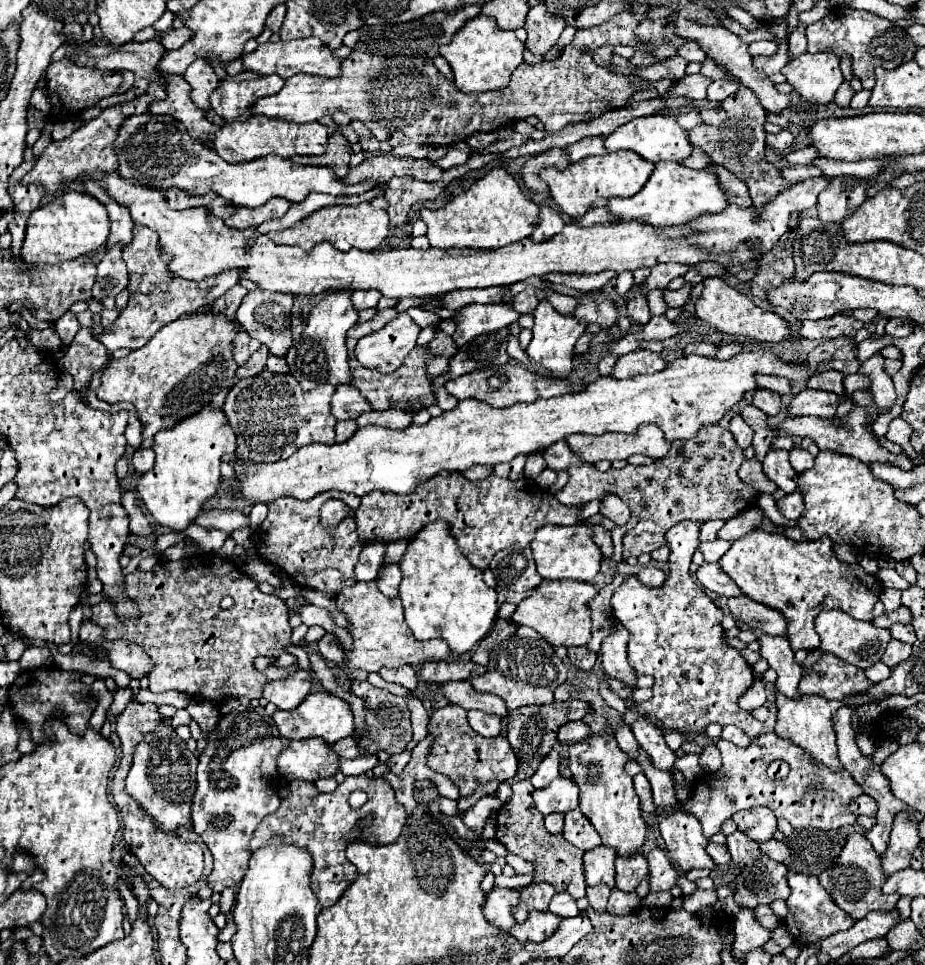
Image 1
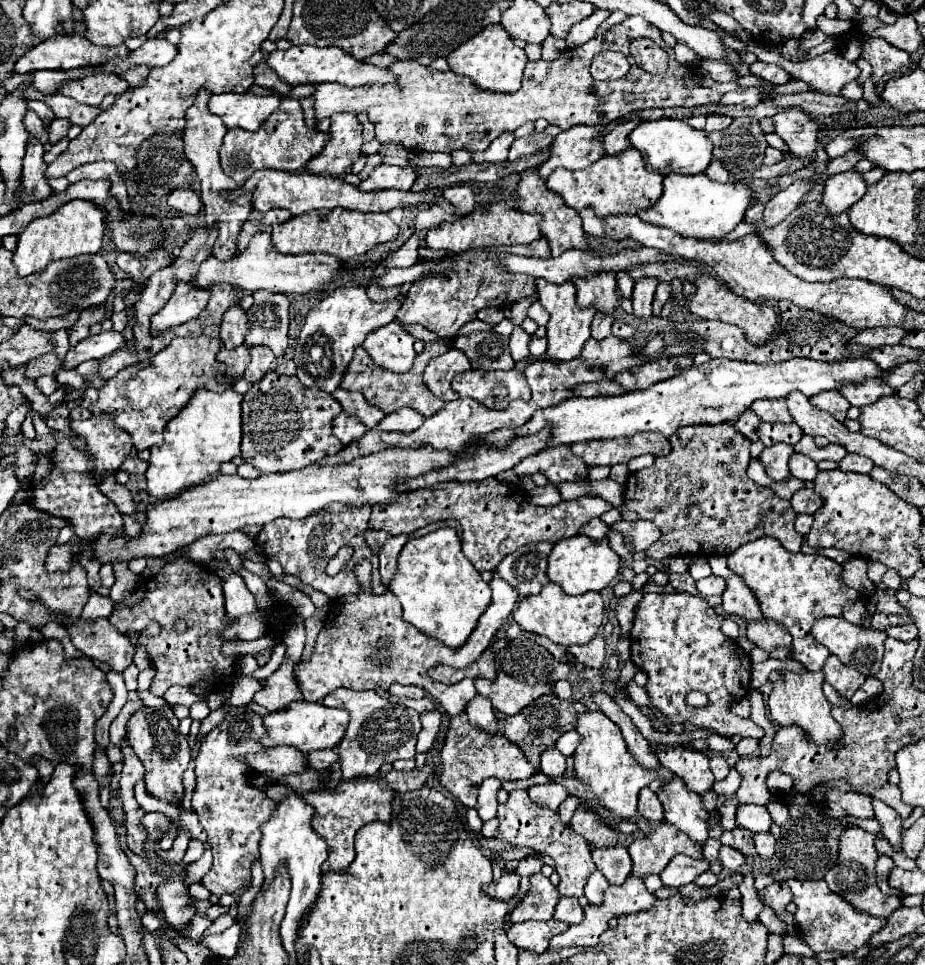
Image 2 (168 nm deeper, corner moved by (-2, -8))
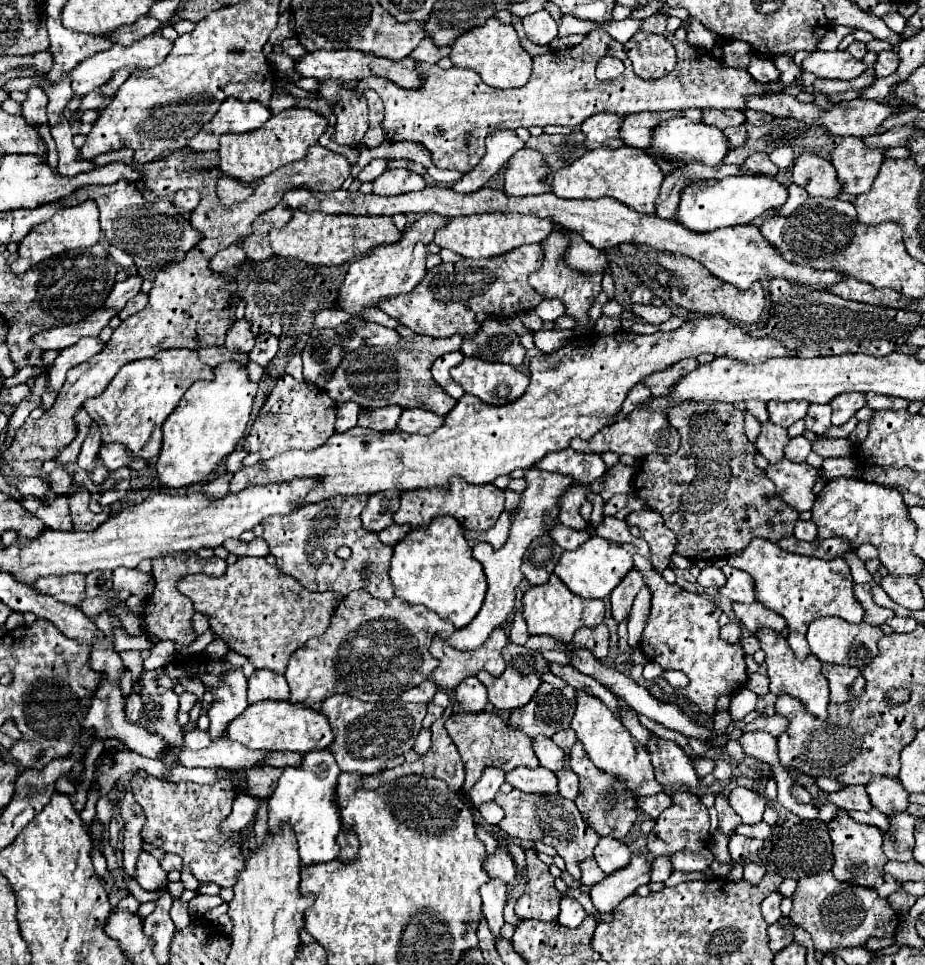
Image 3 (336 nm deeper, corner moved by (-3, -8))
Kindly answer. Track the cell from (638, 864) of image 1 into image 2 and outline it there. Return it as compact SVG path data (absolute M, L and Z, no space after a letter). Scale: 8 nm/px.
M661 823L649 837L635 839L629 845L629 855L633 861L631 875L633 877L645 877L645 875L659 875L665 865L671 861L673 855L683 853L693 859L703 859L701 849L685 837L677 827Z

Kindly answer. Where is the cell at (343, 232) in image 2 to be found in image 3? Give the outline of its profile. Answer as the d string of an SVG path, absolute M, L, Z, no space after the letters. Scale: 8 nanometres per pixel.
M294 211L290 223L282 229L272 229L268 241L276 255L292 257L312 265L342 265L356 259L376 245L390 245L402 239L392 217L350 217L350 215L326 215L326 213L304 213Z

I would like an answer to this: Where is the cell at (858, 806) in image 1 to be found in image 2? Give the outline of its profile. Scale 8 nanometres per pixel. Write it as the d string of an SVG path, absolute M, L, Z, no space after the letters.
M841 791L837 795L837 803L847 811L847 815L851 817L859 817L859 819L873 819L873 799L867 795L859 795L859 793L847 793Z

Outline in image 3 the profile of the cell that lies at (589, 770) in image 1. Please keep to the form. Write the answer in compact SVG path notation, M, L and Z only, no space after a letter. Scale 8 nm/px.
M576 691L576 713L572 717L570 727L576 731L576 737L584 743L584 749L590 761L602 771L624 779L628 791L634 797L654 795L654 793L664 791L662 785L658 785L654 777L654 767L650 763L650 753L646 751L646 747L630 735L630 731L622 725L616 713L610 707L606 707L602 701L598 701L598 697Z

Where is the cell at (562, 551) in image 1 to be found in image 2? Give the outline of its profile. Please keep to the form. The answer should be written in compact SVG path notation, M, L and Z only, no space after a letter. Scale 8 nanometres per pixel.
M577 535L577 537L567 537L565 541L557 541L549 553L547 577L569 595L601 591L613 581L617 571L619 571L619 555L609 547L609 543L607 541L597 543L587 535Z

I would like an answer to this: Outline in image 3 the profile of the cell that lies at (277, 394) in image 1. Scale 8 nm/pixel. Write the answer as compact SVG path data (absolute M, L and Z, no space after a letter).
M282 375L272 395L260 409L242 447L250 453L258 453L260 459L270 459L290 449L310 451L324 445L334 435L334 421L336 421L336 403L328 397L324 389L310 385L306 381L296 381L290 375Z

